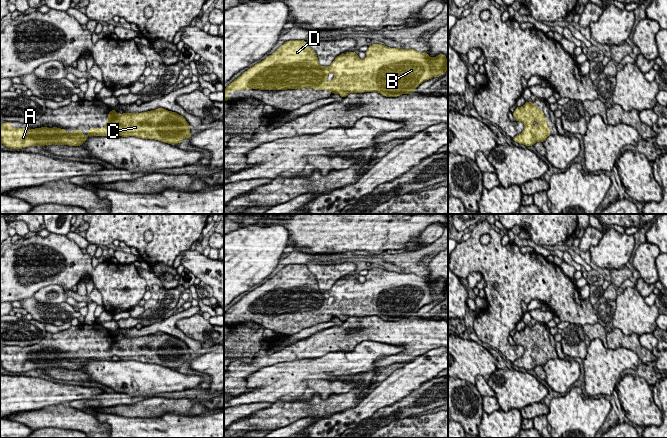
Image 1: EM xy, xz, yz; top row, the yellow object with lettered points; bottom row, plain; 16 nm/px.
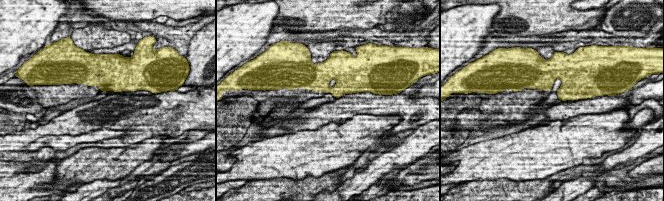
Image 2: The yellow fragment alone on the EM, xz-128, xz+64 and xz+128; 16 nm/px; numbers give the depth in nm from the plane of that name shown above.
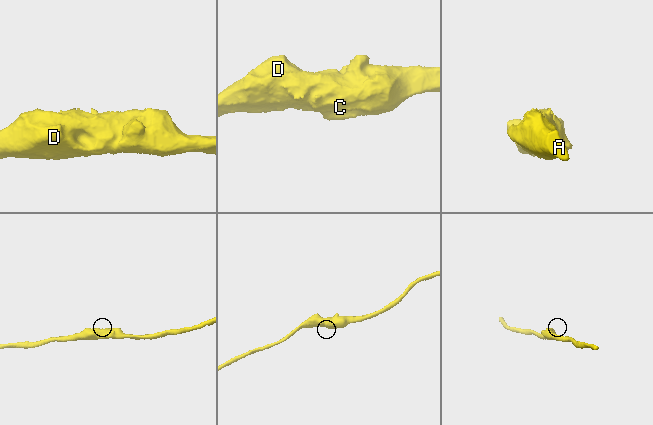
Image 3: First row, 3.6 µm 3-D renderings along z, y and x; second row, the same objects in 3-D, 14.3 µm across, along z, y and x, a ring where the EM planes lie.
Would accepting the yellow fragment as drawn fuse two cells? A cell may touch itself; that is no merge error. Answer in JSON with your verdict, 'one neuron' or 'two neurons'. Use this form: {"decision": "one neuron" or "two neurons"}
{"decision": "one neuron"}

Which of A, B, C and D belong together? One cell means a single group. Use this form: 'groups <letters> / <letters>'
groups A B C D

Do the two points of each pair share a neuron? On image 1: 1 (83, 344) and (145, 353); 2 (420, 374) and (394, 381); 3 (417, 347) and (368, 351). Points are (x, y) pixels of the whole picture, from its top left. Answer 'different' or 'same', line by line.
1: same
2: same
3: different

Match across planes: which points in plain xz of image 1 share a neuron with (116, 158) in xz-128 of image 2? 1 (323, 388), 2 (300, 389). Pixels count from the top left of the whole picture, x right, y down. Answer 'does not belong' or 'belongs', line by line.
1: does not belong
2: does not belong

